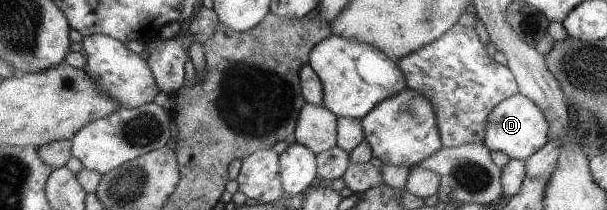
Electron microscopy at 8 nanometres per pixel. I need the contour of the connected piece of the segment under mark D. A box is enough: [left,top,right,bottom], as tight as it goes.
[483,94,550,160]

